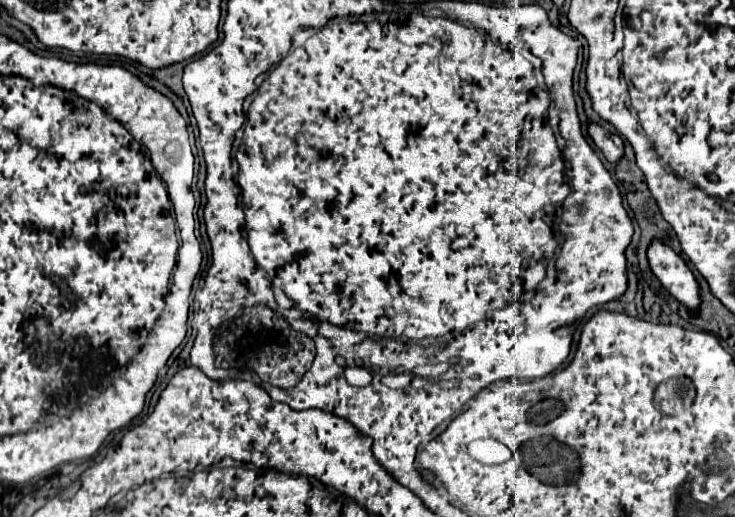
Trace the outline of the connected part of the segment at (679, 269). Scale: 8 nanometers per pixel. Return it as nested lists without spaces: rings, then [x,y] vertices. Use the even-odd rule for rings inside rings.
[[[652,239],[648,245],[648,263],[652,273],[672,297],[676,297],[688,309],[698,309],[700,287],[680,255],[676,255],[660,239]]]

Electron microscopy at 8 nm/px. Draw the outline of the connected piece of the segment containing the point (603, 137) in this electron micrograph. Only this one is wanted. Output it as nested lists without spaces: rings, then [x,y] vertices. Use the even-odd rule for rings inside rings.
[[[588,123],[588,135],[592,137],[592,141],[596,143],[596,147],[604,153],[604,157],[610,163],[616,163],[624,155],[624,143],[622,143],[620,135],[604,129],[598,123]]]

